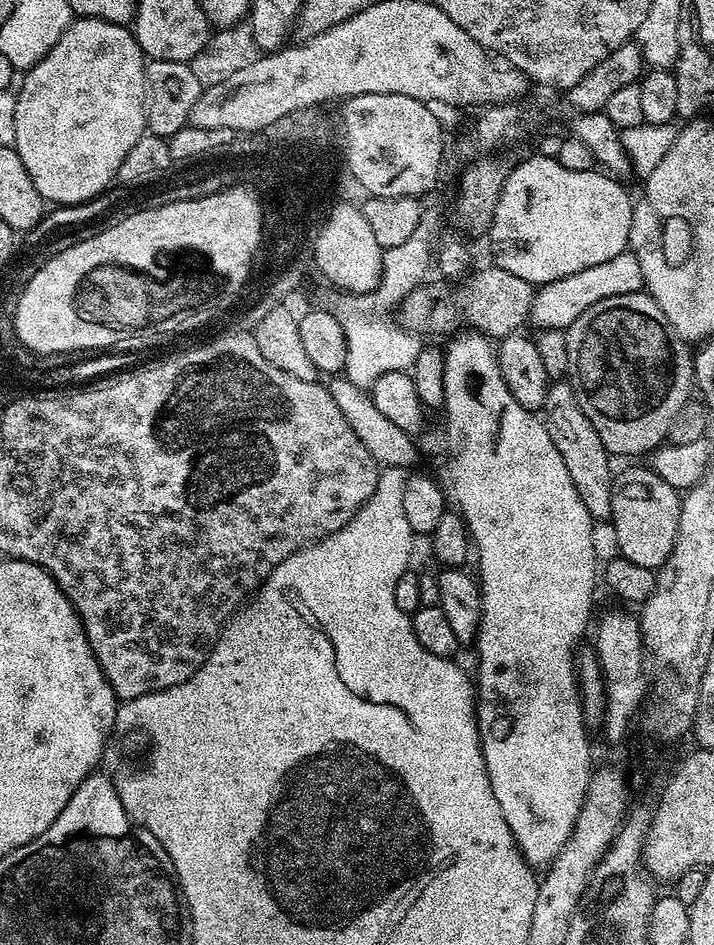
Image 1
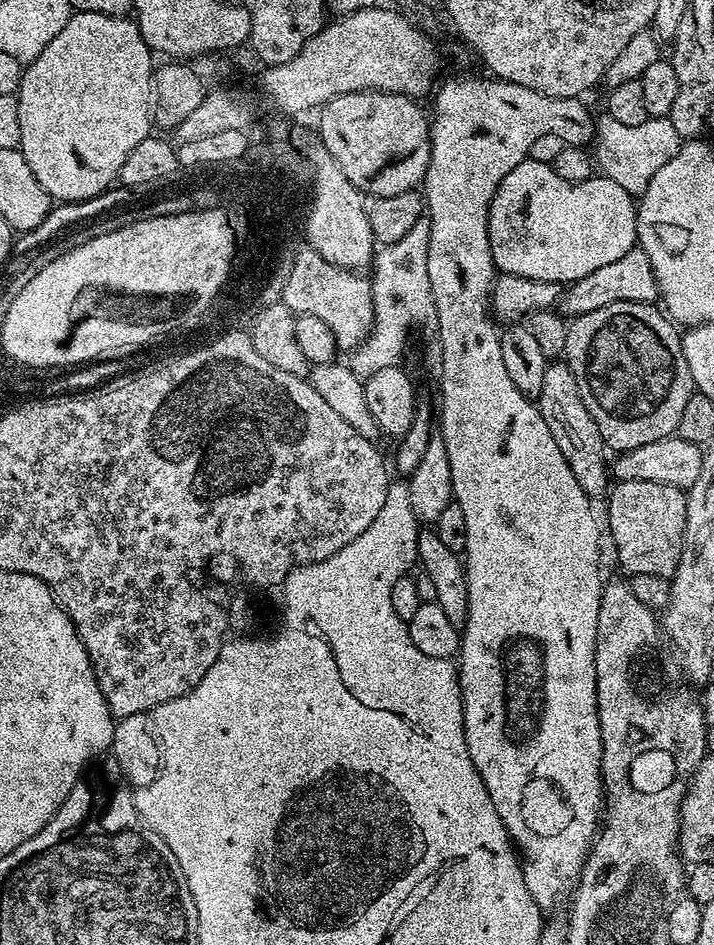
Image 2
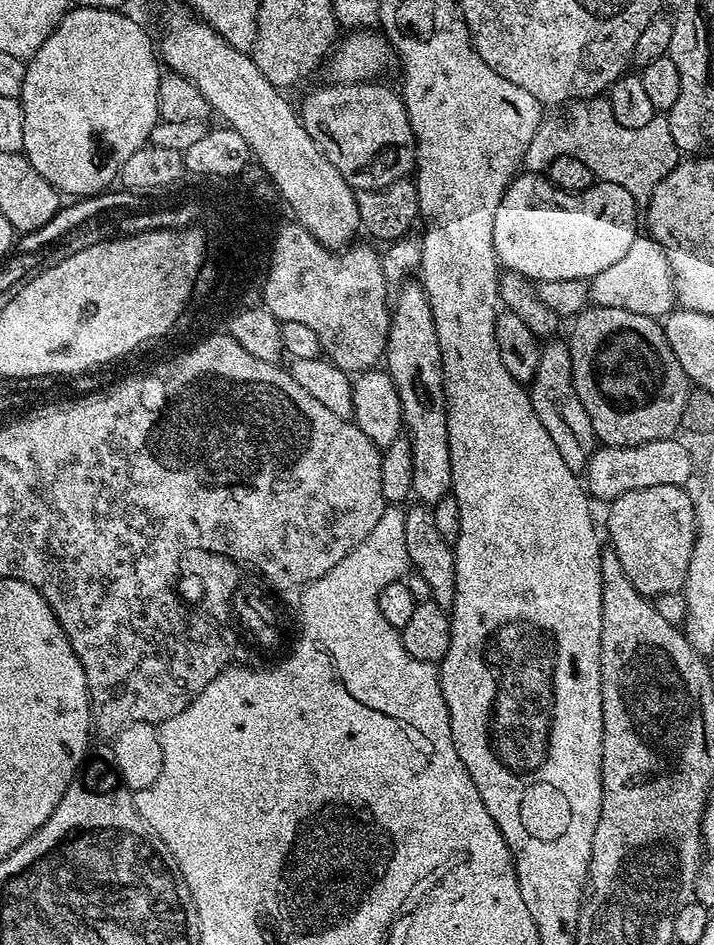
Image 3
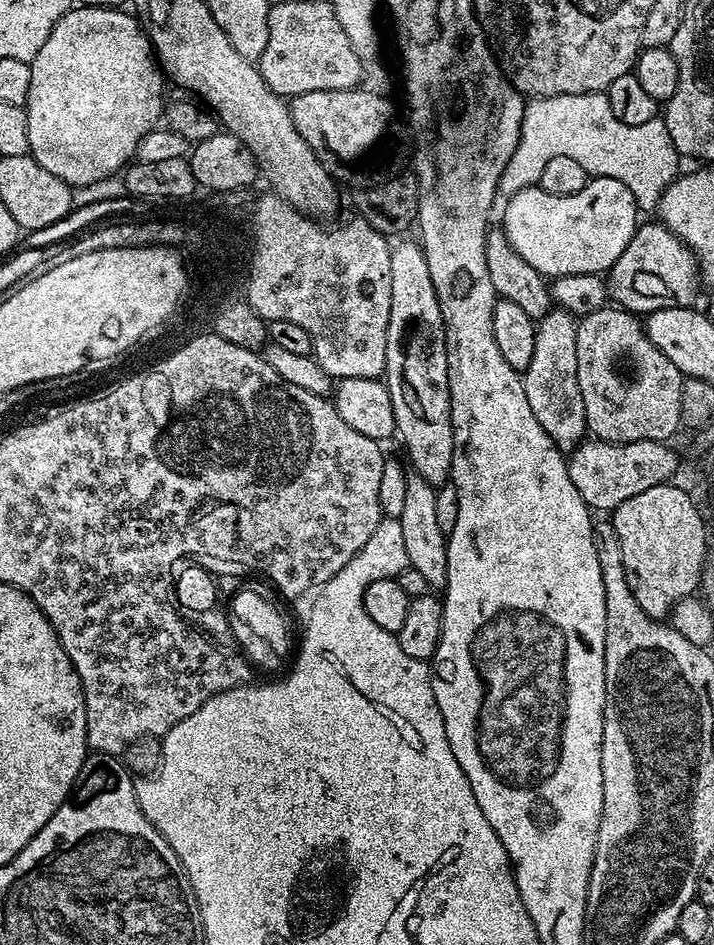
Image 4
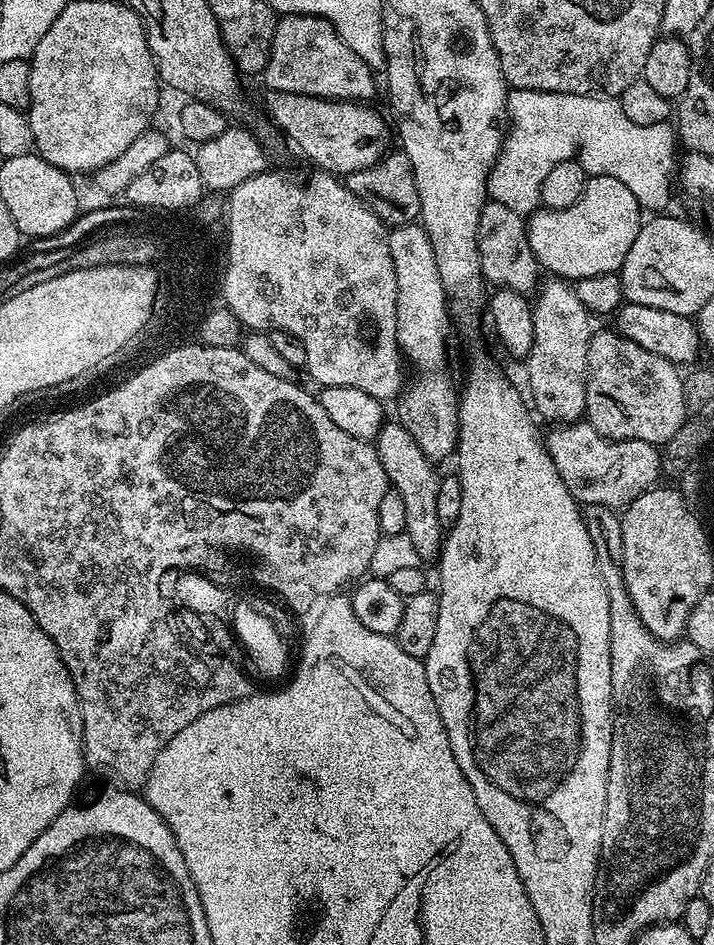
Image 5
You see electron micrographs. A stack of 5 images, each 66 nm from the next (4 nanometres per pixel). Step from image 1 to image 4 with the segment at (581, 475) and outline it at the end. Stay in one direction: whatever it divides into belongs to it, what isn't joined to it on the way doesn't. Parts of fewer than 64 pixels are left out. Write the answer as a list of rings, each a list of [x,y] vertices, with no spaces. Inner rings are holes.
[[[553,310],[546,313],[536,326],[530,366],[522,373],[526,402],[530,402],[534,418],[538,418],[542,430],[550,434],[552,441],[565,454],[578,447],[588,432],[586,406],[582,406],[582,390],[578,390],[577,323],[577,317],[568,312]]]

